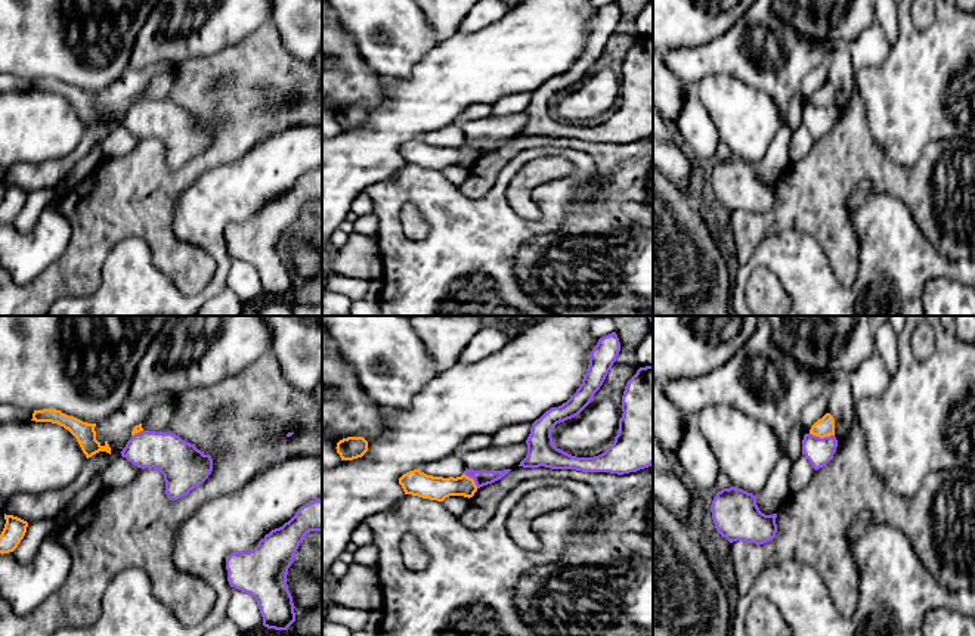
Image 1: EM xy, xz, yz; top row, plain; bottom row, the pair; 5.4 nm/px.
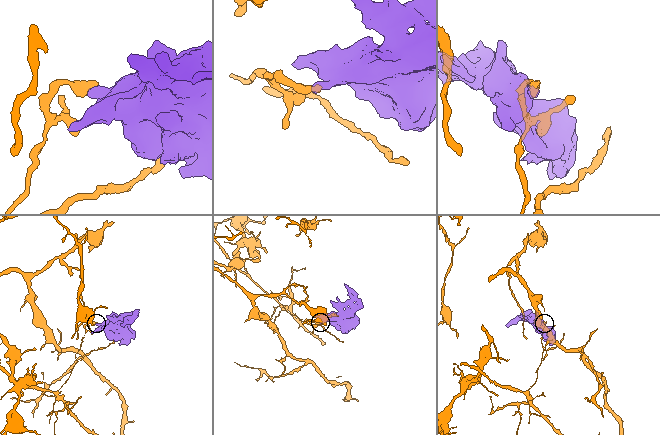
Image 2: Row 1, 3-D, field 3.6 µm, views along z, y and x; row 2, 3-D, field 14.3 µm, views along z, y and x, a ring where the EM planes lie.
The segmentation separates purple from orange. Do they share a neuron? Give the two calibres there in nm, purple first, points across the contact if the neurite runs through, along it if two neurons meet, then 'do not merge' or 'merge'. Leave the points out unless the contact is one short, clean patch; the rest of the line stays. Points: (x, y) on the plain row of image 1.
150/110 nm | along yz (810, 102), (819, 106), (833, 105) | do not merge

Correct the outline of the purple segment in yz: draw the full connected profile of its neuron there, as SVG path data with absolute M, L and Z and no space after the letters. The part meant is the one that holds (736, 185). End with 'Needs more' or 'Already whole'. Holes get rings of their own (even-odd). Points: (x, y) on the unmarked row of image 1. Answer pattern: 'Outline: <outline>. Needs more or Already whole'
Outline: M730 156L718 161L711 180L716 201L730 212L743 210L764 214L776 207L777 183L762 183L756 165L742 158Z. Already whole

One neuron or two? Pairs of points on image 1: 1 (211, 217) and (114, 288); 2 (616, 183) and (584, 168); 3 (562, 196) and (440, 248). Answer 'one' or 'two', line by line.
1: one
2: two
3: one

